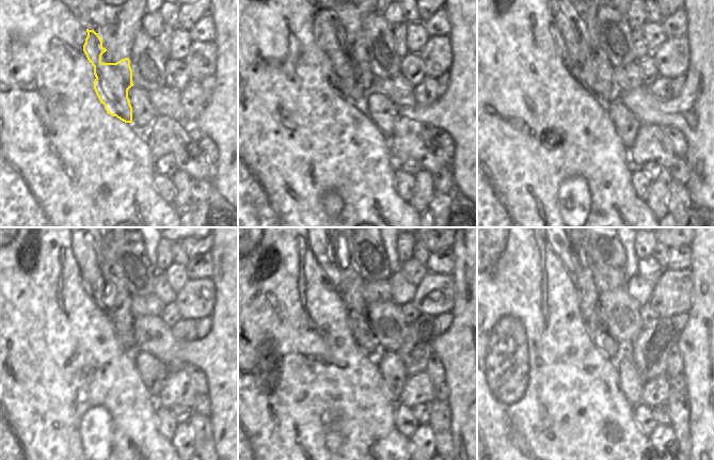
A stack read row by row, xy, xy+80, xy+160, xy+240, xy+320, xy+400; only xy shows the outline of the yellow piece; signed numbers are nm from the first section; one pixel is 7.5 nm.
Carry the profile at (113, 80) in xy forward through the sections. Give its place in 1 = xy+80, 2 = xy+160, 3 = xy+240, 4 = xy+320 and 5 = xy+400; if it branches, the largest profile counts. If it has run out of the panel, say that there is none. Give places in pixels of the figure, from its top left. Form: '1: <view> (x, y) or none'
1: xy+80 (354, 82)
2: xy+160 (584, 58)
3: xy+240 (105, 292)
4: xy+320 (322, 249)
5: xy+400 (562, 249)

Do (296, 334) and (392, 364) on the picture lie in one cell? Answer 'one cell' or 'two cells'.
two cells

